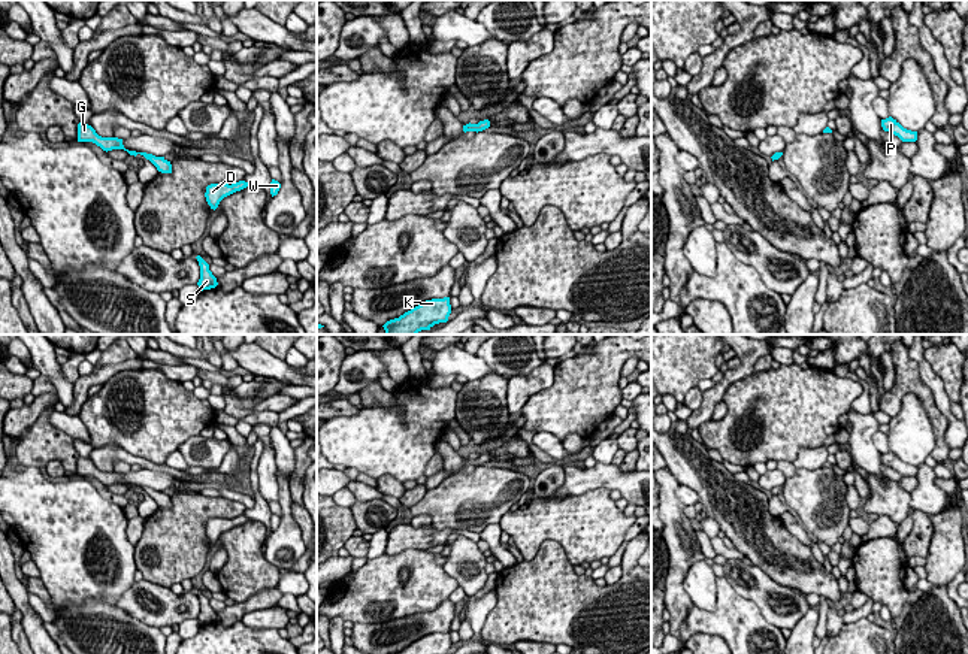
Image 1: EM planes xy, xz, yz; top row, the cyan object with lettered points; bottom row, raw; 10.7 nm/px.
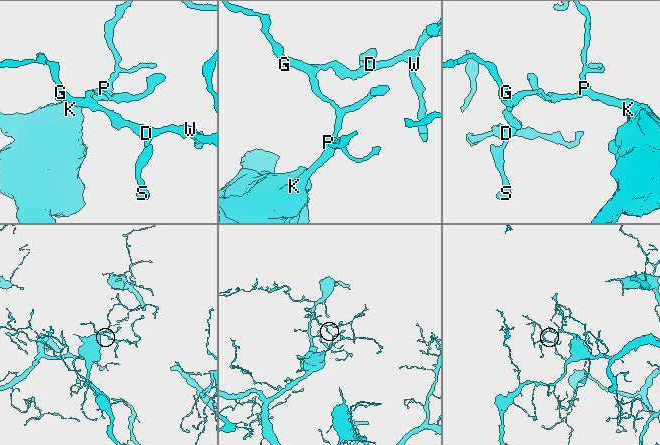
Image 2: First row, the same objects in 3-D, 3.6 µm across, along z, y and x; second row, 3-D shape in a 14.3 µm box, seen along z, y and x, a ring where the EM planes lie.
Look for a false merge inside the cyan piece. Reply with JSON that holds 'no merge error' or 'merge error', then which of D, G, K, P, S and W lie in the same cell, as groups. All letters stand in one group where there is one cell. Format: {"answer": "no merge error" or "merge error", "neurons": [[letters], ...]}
{"answer": "no merge error", "neurons": [["D", "G", "K", "P", "S", "W"]]}

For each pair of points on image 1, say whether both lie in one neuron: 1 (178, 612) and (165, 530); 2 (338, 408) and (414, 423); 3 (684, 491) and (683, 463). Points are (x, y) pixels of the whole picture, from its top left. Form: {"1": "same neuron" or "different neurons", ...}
{"1": "different neurons", "2": "different neurons", "3": "different neurons"}

